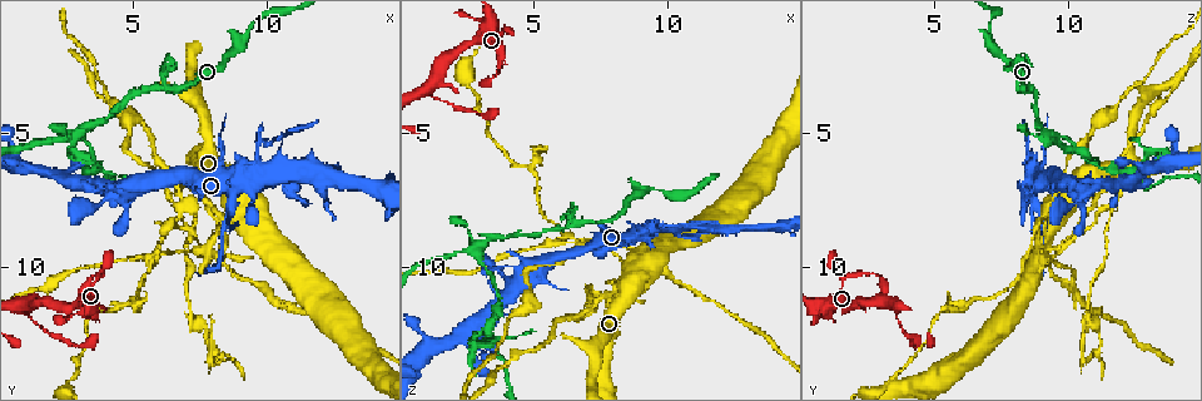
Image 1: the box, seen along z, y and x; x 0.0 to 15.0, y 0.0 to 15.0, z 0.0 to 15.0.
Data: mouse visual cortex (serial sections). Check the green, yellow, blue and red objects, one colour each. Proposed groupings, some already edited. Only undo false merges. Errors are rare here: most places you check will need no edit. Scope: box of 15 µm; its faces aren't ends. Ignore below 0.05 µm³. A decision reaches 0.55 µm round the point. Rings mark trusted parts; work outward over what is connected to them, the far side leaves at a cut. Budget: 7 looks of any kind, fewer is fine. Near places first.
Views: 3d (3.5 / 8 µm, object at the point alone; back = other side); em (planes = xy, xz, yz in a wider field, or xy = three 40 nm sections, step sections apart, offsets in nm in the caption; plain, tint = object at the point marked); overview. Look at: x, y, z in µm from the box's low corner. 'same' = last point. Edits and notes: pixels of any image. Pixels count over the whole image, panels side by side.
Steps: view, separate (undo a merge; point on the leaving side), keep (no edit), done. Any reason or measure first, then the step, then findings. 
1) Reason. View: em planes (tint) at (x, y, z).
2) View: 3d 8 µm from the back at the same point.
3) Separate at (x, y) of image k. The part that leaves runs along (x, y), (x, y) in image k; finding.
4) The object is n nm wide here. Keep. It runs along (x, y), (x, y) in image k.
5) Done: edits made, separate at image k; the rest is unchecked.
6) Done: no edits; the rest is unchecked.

Sharp bend. View: 3d 3.5 µm at (3.8, 10.2, 1.2).

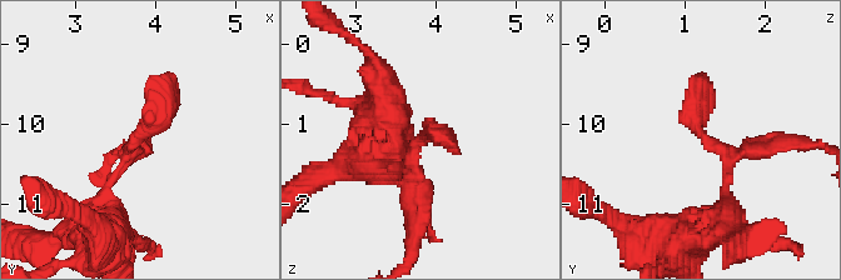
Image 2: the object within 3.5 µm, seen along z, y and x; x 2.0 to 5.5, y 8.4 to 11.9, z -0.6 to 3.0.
Now the EM. View: em xy step 5 (tint) at (3.80, 10.15, 1.20).

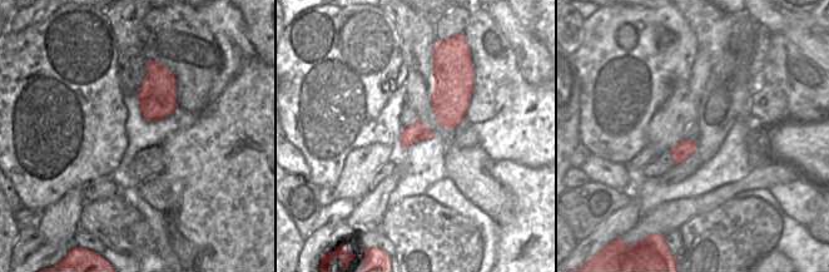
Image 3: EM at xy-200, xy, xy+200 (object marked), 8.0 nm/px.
Keep. It runs along (107, 198), (172, 78) in image 2; one cell here.

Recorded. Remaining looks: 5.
Three-way junction. View: 3d 8 µm at (6.5, 3.3, 8.4).

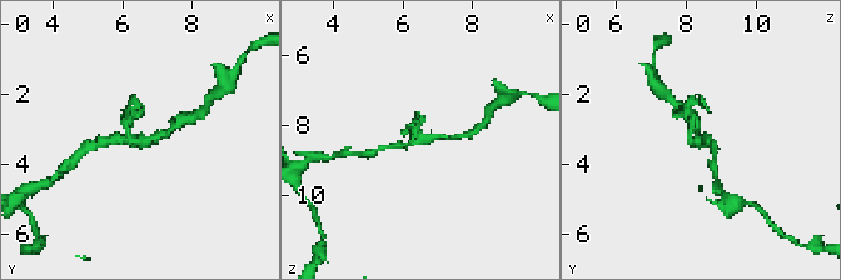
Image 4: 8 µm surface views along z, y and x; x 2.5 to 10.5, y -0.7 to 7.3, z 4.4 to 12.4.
3 arms meet here; the arms are 100, 150, 200 nm wide; need the tissue. View: em xy step 2 (tint) at (6.6, 3.4, 8.4).

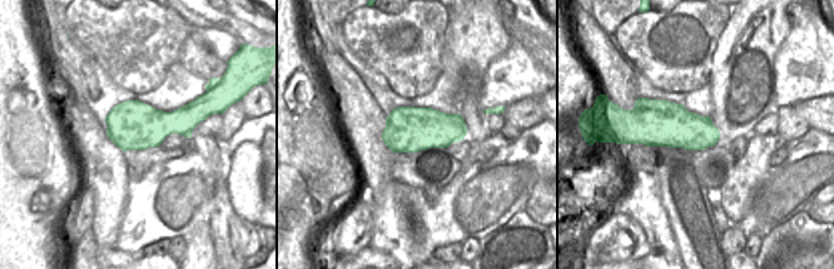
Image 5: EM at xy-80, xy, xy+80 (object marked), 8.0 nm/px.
Keep. All the same cell.

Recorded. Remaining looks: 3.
Abrupt turn. View: 3d 3.5 µm at (2.7, 5.2, 9.4).

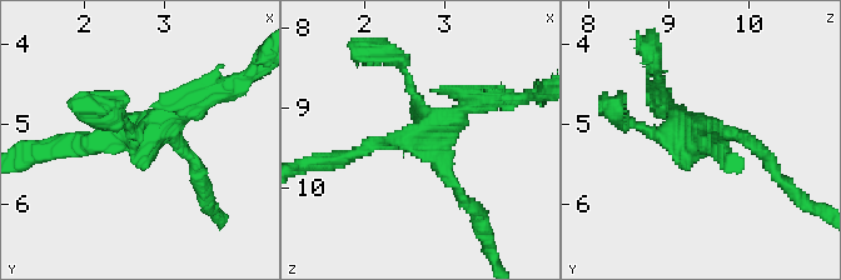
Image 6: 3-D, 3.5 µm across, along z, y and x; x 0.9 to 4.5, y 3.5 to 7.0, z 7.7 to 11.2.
4 arms meet here; the arms are 150, 150, 200, 250 nm wide; shape alone is not enough. View: em xy step 2 (tint) at (2.85, 5.20, 9.40).

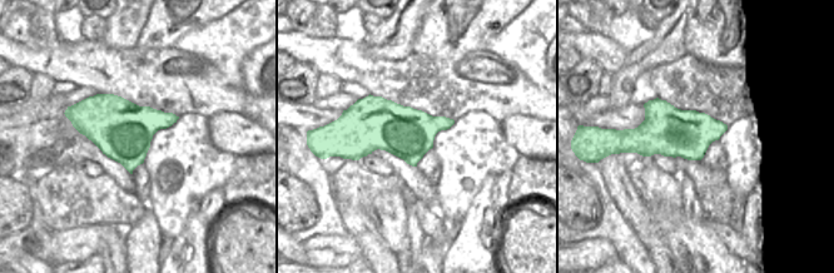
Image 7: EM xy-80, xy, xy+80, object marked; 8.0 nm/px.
Keep. It runs along (661, 98), (692, 136), (731, 133), (762, 151) in image 6; all the same cell.

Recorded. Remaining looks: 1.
Done: no edits; the rest is unchecked.

